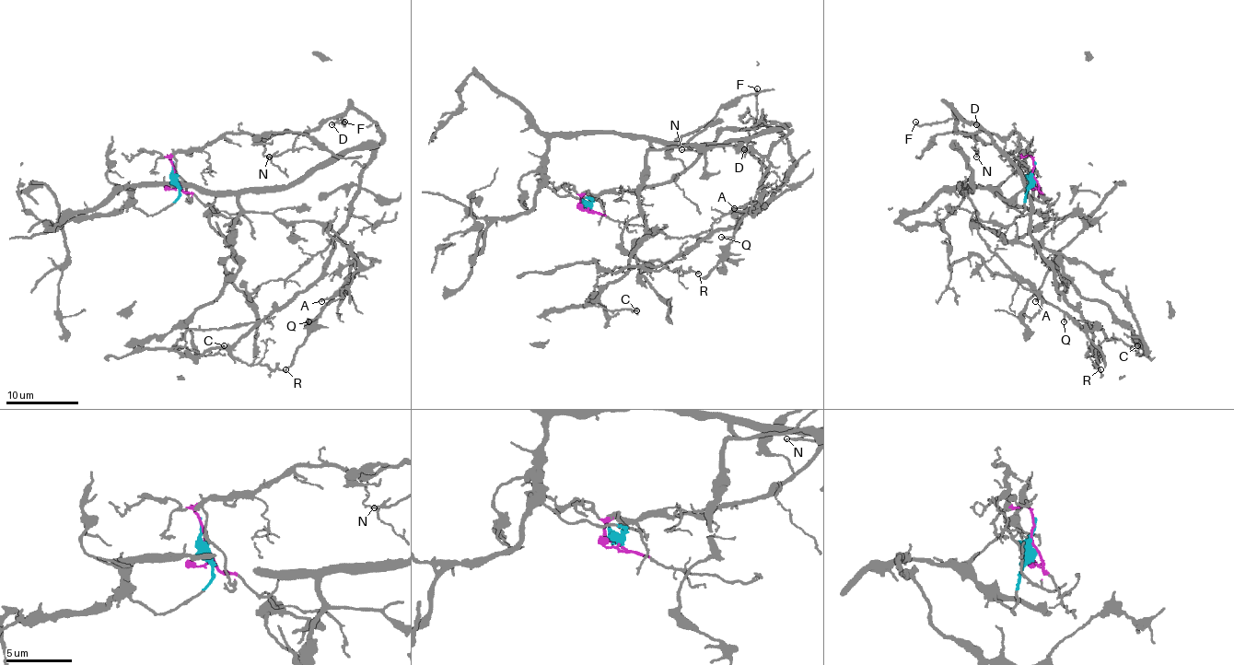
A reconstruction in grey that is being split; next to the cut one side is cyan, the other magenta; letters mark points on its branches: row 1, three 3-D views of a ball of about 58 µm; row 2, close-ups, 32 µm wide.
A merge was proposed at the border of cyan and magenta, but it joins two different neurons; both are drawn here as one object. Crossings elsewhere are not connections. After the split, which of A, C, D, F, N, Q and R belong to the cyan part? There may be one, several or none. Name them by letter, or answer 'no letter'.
A, Q

